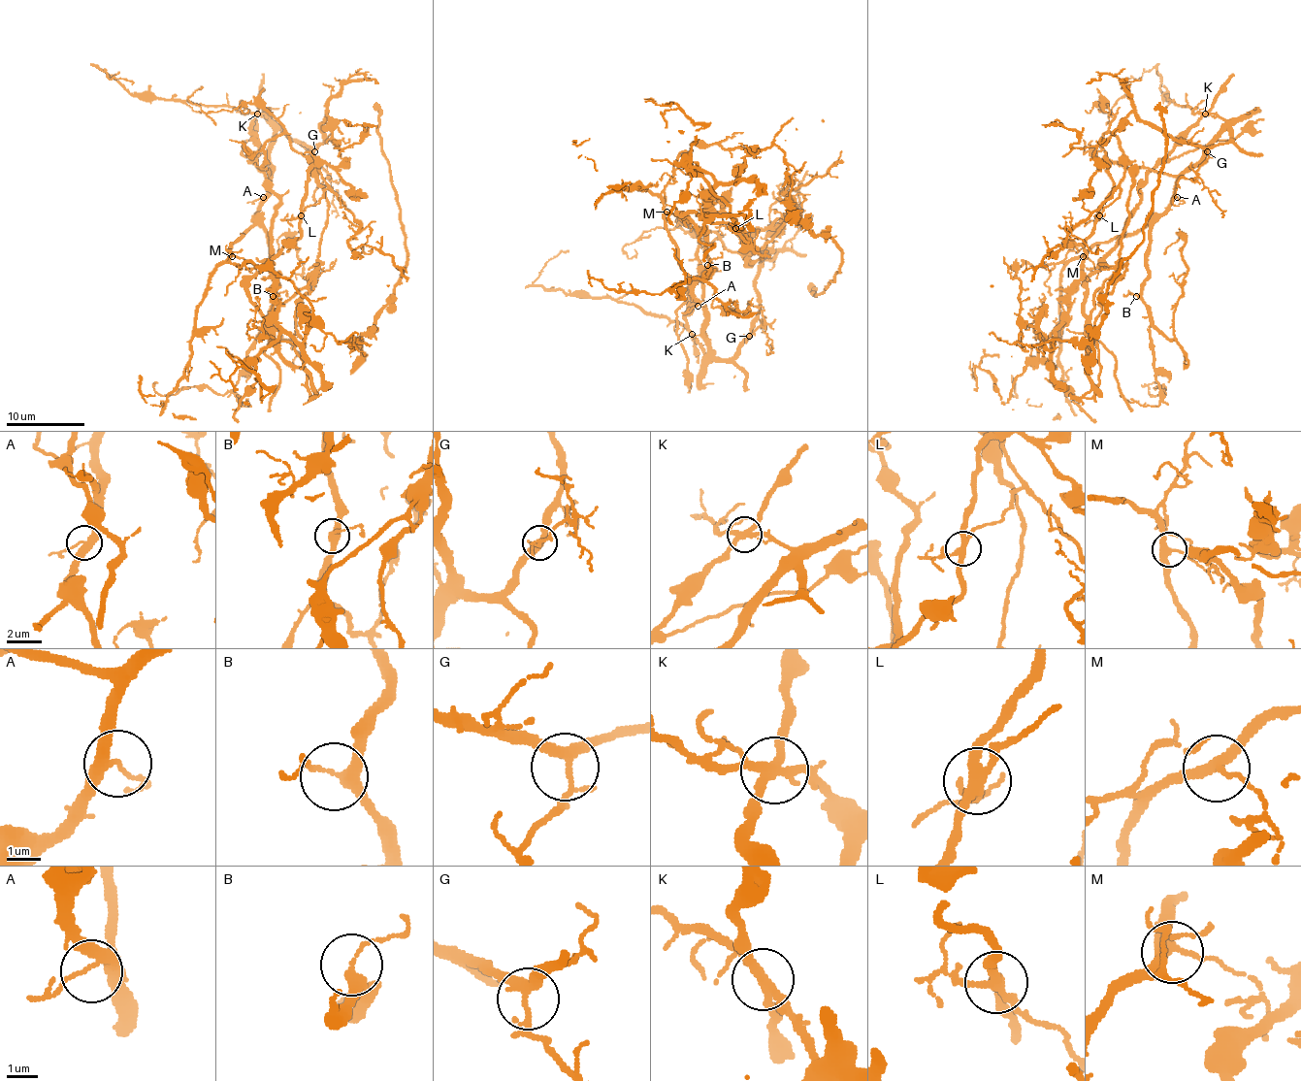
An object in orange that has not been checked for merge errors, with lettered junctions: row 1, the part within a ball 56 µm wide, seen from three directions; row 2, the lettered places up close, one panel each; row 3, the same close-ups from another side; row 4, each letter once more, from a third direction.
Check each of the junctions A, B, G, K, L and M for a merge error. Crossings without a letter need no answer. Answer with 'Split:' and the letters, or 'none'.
Split: K, L

